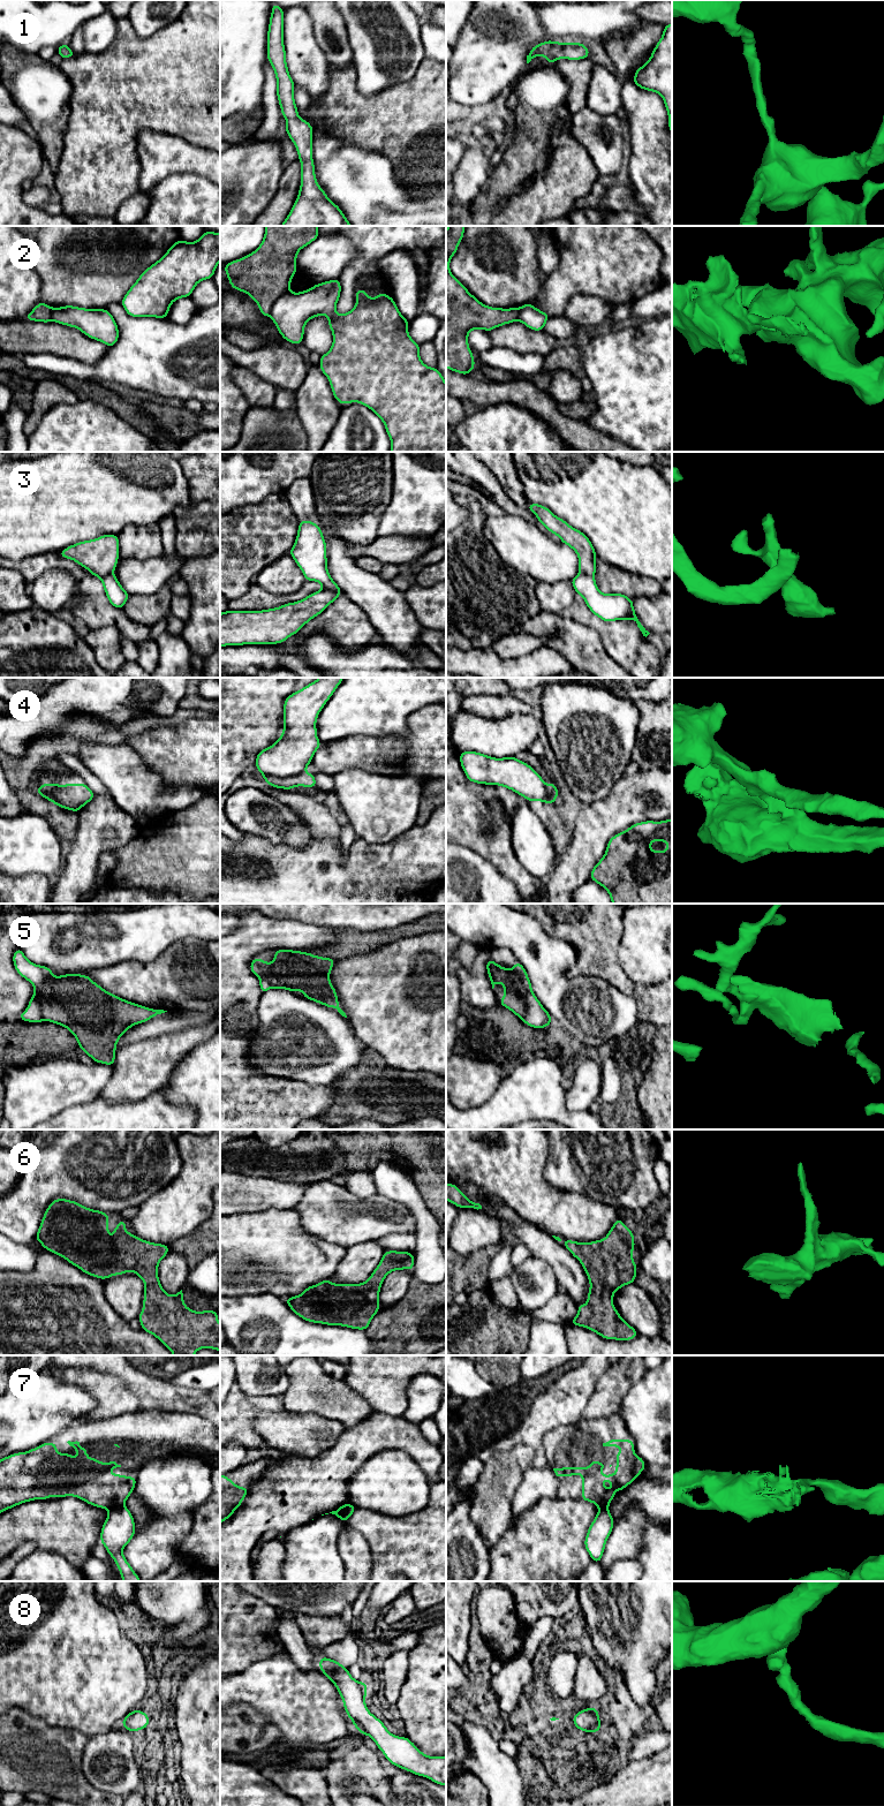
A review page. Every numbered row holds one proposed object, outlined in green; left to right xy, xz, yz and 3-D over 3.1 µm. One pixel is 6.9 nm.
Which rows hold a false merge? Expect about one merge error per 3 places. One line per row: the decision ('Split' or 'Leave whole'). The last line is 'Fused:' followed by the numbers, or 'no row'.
1: Leave whole
2: Split
3: Split
4: Split
5: Split
6: Leave whole
7: Split
8: Leave whole
Fused: 2, 3, 4, 5, 7

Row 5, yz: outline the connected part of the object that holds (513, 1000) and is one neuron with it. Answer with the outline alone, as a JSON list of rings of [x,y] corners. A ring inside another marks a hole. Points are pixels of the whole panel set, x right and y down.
[[[490,958],[486,961],[486,970],[492,984],[492,989],[498,982],[501,983],[506,990],[503,993],[504,998],[498,1000],[499,1004],[522,1019],[526,1013],[526,1004],[522,997],[523,990],[521,980],[516,977],[509,969],[499,966]]]

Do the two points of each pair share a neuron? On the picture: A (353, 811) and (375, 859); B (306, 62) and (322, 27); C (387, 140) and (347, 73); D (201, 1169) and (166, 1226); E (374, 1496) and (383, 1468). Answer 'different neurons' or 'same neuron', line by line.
A: different neurons
B: different neurons
C: same neuron
D: same neuron
E: same neuron

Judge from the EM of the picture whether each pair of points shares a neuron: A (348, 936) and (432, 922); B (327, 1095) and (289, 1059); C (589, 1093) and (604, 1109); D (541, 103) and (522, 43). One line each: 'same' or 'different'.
A: same
B: different
C: different
D: different

